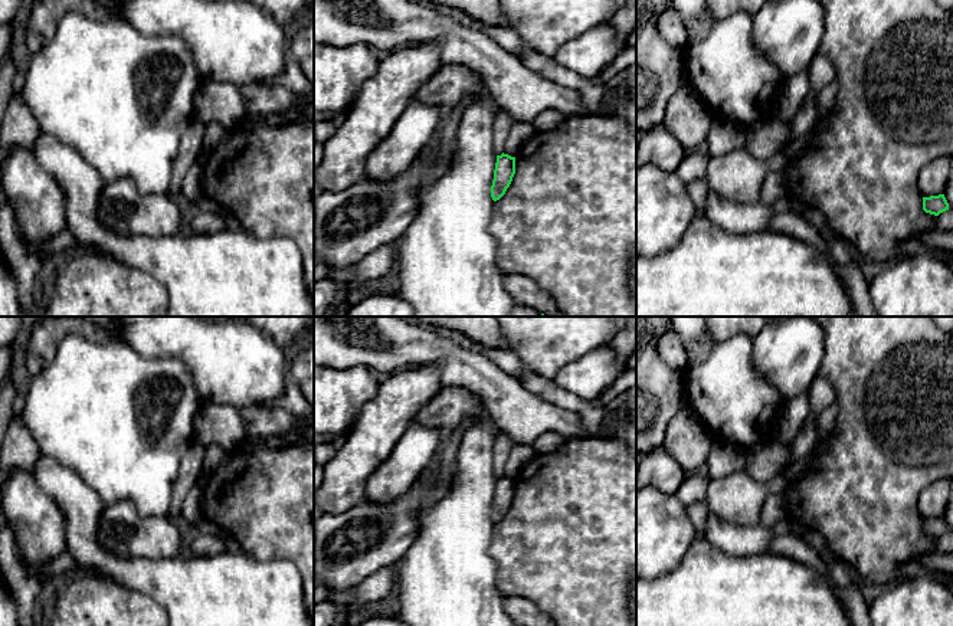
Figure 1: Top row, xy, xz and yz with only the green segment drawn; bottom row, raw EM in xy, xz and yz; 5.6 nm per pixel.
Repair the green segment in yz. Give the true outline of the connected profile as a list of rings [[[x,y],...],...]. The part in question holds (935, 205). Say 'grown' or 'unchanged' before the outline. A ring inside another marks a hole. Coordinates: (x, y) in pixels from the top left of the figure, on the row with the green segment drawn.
unchanged; [[[944,194],[923,197],[923,210],[926,213],[939,216],[940,213],[949,210],[949,203]]]

